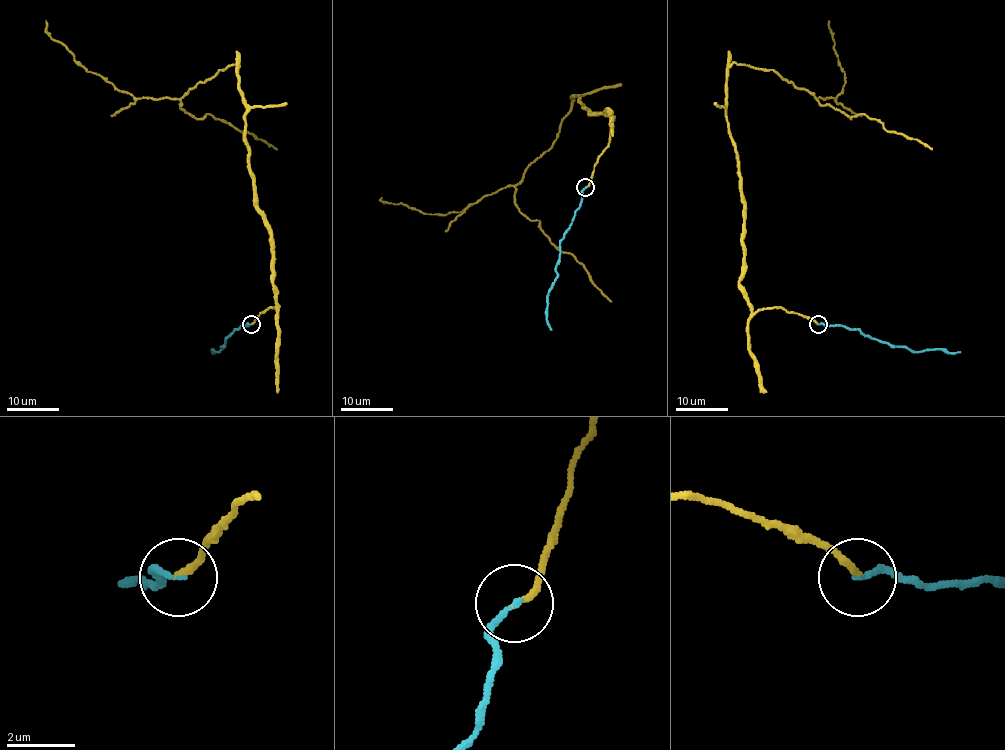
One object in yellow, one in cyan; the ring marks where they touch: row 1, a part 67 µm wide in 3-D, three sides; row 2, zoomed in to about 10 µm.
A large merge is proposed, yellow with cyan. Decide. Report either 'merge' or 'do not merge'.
merge

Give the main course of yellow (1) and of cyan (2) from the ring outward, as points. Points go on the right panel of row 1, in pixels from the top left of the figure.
1: (817, 325), (782, 308), (754, 313), (739, 283), (726, 88), (735, 62), (835, 97), (844, 74), (829, 21)
2: (817, 325), (859, 329), (873, 339), (916, 352), (924, 349), (960, 352)

